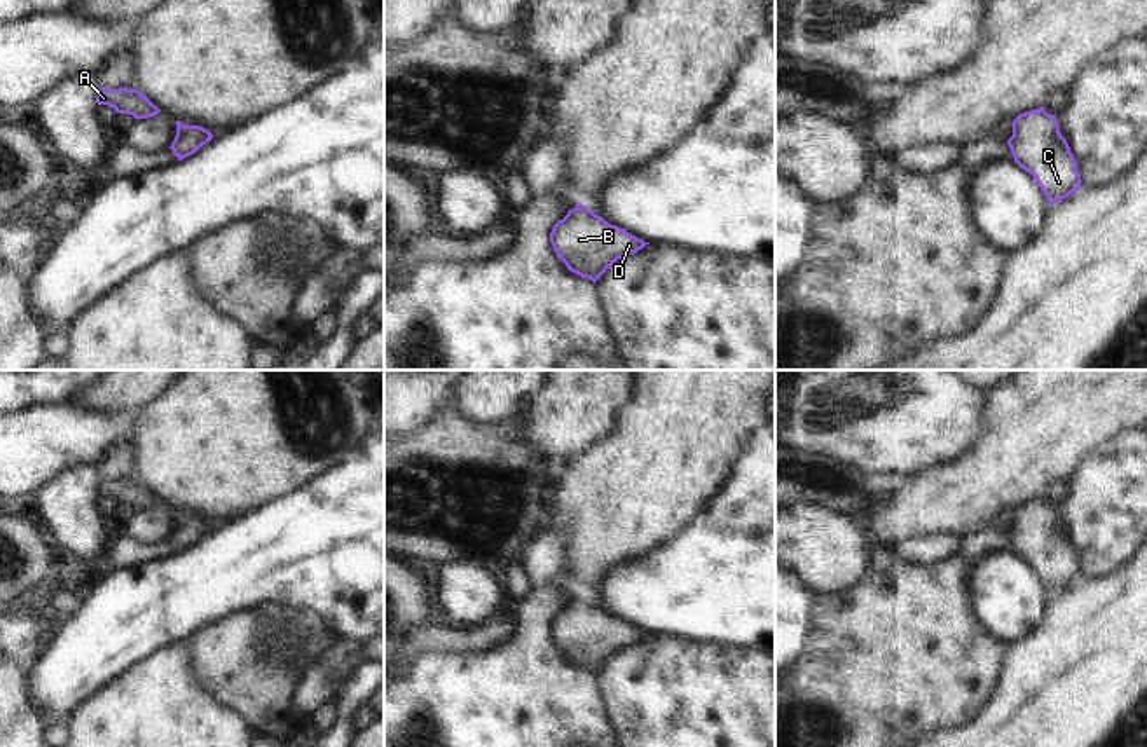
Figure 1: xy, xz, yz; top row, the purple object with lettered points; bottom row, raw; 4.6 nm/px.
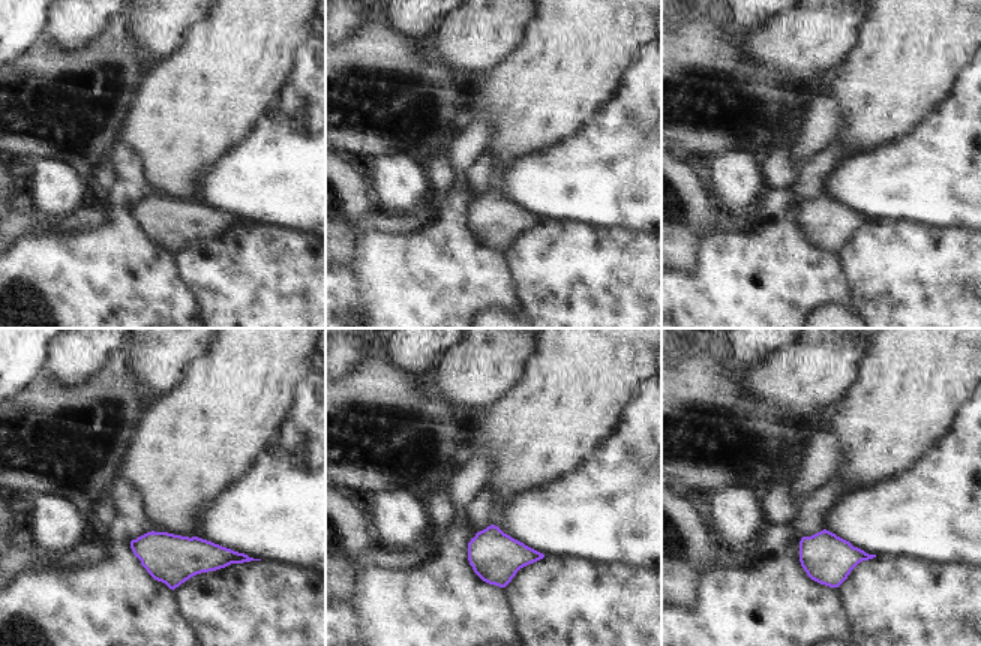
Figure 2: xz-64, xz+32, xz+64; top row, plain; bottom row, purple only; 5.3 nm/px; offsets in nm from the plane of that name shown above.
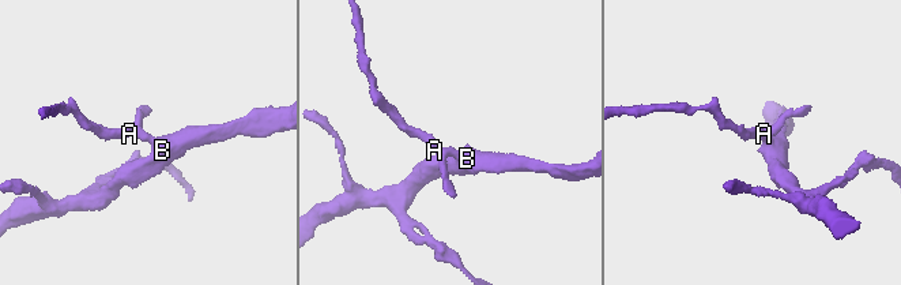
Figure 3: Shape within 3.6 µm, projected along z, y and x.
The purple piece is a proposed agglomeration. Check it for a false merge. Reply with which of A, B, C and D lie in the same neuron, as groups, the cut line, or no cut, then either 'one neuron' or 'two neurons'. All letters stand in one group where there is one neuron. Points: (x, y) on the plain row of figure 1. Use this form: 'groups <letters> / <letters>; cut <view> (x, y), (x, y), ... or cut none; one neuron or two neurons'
groups A B C D; cut none; one neuron

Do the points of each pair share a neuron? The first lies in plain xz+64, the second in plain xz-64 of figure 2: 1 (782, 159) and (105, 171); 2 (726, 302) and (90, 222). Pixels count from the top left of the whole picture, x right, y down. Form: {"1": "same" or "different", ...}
{"1": "same", "2": "different"}

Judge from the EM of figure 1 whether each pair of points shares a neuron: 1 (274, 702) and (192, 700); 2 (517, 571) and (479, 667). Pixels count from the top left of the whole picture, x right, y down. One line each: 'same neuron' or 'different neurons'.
1: different neurons
2: different neurons

